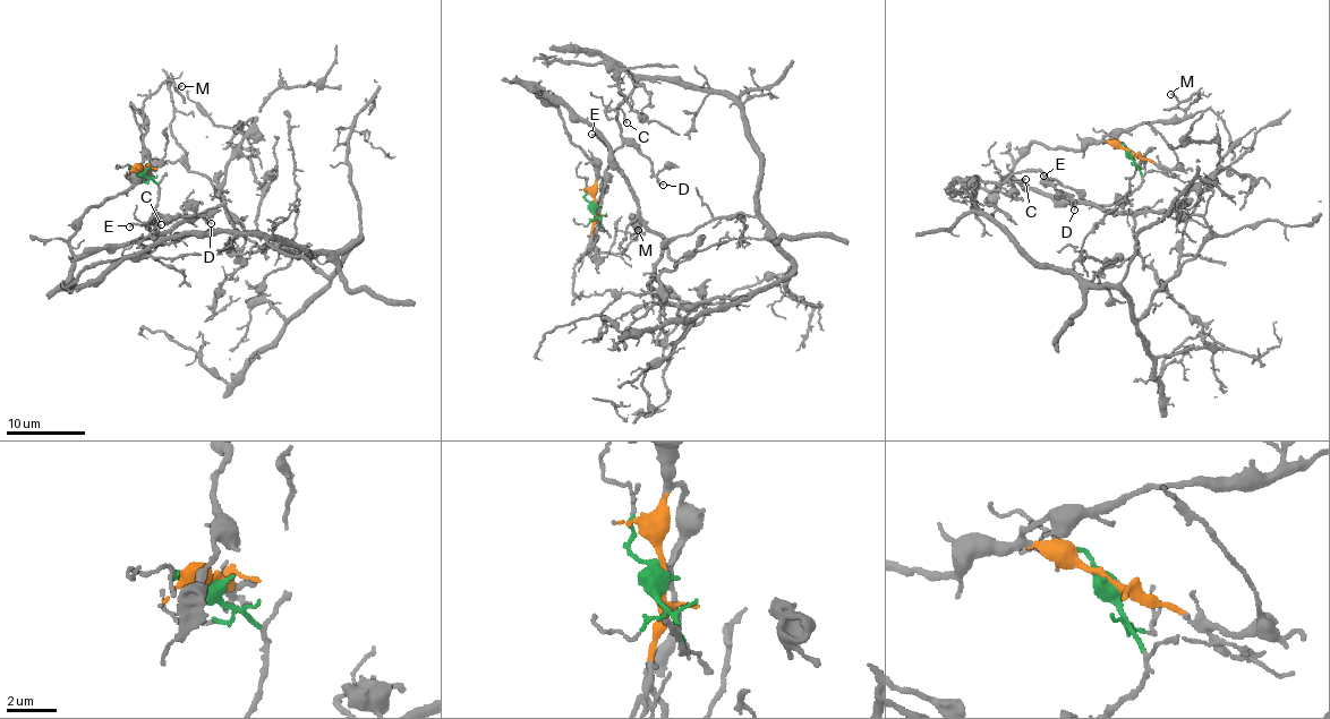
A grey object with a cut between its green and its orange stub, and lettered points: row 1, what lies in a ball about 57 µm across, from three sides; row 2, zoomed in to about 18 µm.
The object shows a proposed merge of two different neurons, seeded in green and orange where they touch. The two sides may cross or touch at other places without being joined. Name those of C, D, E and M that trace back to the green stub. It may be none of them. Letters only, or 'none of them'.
C, D, E

